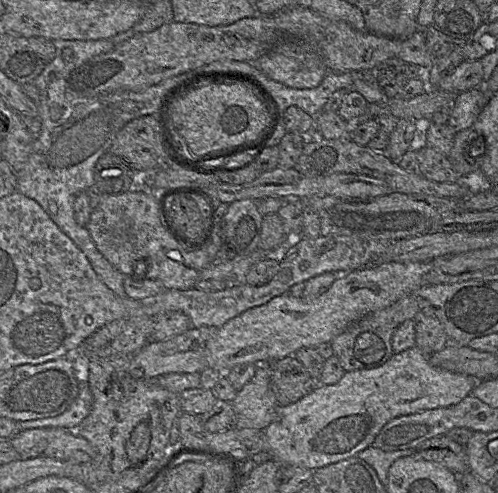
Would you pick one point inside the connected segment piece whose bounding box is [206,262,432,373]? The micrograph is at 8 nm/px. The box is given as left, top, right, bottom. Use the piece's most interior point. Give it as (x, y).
(261, 335)

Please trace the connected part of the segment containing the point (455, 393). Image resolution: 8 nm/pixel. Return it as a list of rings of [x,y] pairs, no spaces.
[[[414,346],[393,354],[379,367],[345,372],[336,384],[318,384],[311,393],[297,402],[284,407],[277,406],[272,421],[263,431],[266,450],[280,466],[290,465],[315,470],[356,456],[372,446],[383,426],[396,417],[459,403],[471,393],[478,382],[471,376],[432,366],[429,355]]]

